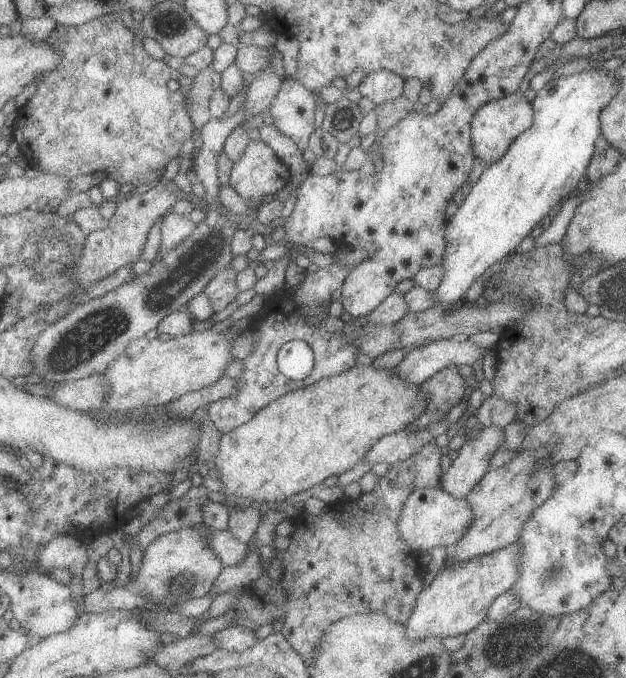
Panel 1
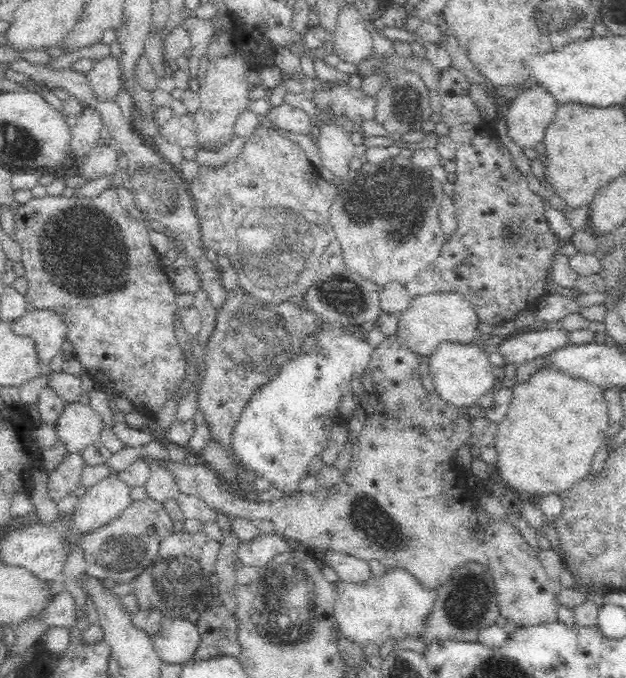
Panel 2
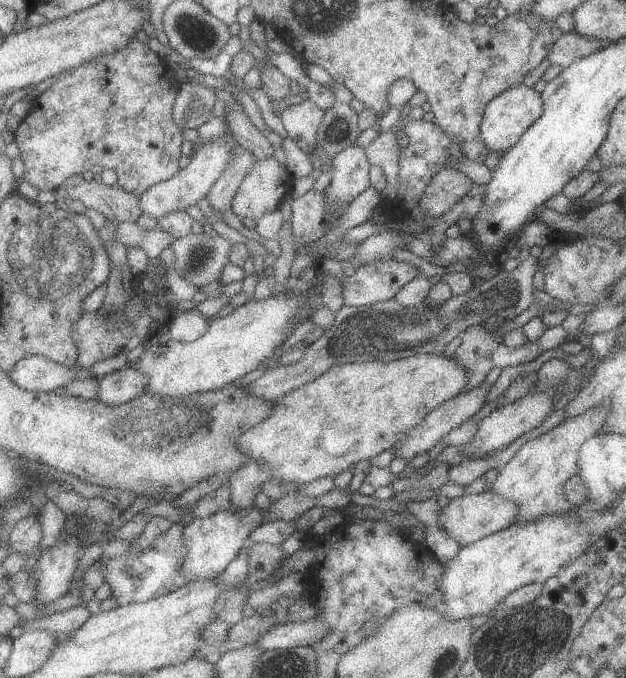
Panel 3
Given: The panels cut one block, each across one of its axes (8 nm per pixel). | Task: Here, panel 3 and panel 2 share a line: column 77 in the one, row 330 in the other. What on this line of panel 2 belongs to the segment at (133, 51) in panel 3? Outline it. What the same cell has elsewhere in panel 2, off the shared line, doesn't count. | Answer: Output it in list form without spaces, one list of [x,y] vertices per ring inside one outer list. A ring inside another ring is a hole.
[[[111,183],[110,186],[101,188],[101,193],[95,197],[82,198],[73,196],[68,198],[61,195],[51,196],[48,194],[42,198],[33,197],[27,204],[18,206],[16,229],[12,237],[22,247],[21,262],[24,263],[25,272],[23,278],[28,284],[28,290],[25,293],[27,310],[51,308],[64,316],[66,323],[68,323],[66,338],[74,344],[73,355],[80,361],[82,367],[86,368],[85,372],[94,380],[96,385],[114,387],[128,398],[135,408],[142,409],[155,416],[157,412],[159,413],[170,402],[170,398],[177,392],[177,386],[182,382],[189,364],[186,356],[184,356],[185,352],[183,352],[178,340],[176,340],[176,332],[174,331],[178,310],[178,304],[176,303],[178,292],[170,284],[164,268],[158,264],[160,256],[151,246],[148,230],[149,228],[146,227],[142,220],[138,220],[138,218],[134,220],[132,214],[128,212],[128,208],[124,208],[124,204],[122,204],[122,200],[118,196],[118,187]]]

